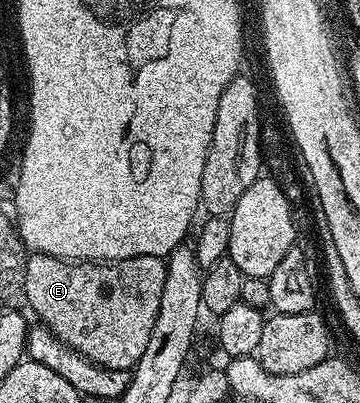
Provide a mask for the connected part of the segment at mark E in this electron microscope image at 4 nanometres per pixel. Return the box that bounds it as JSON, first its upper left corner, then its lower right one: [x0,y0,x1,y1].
[25,252,165,370]

